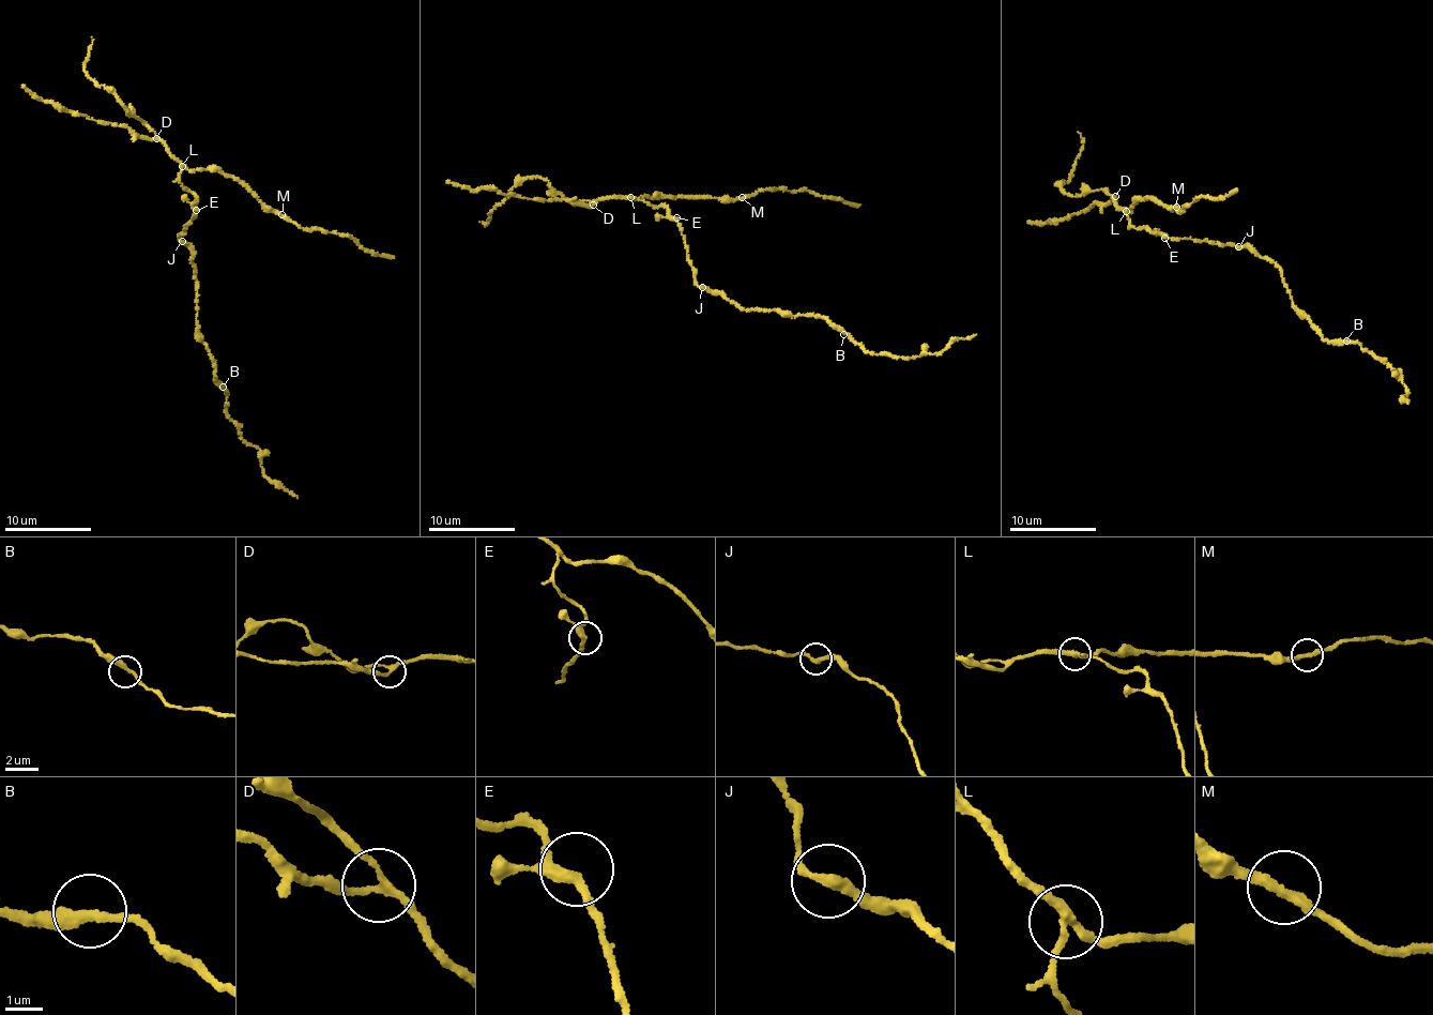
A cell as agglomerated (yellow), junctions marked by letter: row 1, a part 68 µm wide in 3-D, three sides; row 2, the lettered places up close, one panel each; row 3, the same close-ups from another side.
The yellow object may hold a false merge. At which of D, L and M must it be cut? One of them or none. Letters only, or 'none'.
L

